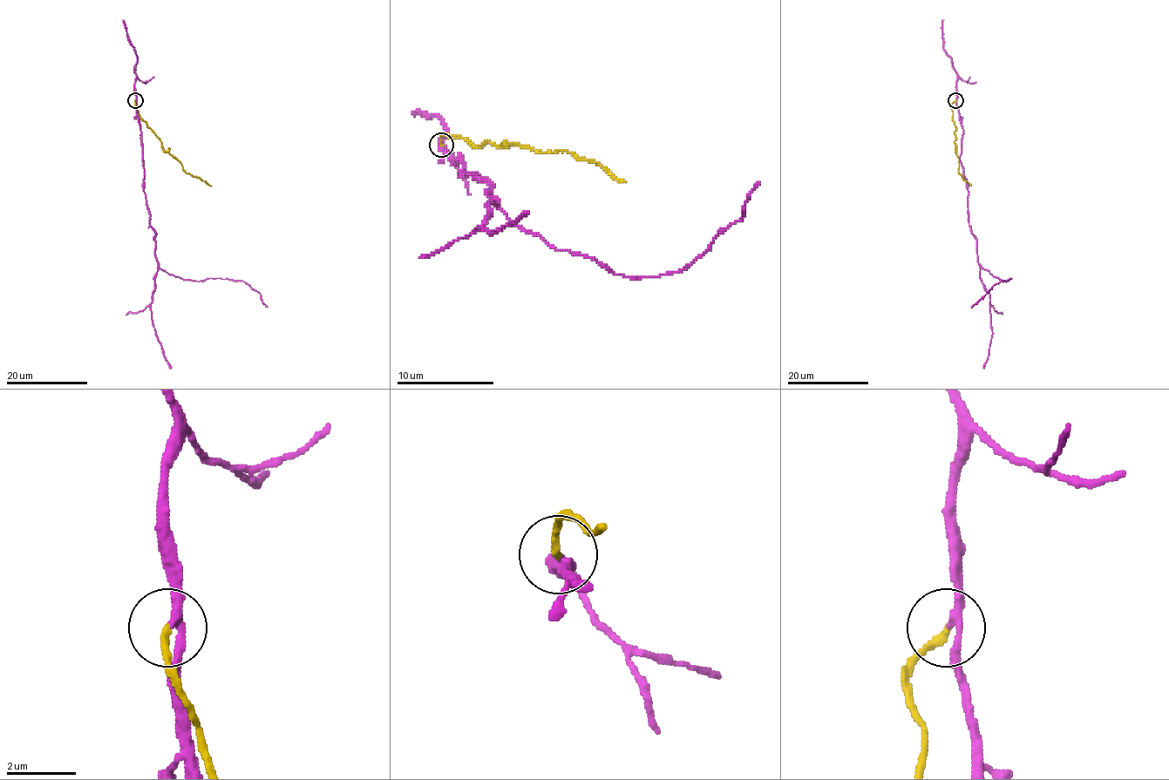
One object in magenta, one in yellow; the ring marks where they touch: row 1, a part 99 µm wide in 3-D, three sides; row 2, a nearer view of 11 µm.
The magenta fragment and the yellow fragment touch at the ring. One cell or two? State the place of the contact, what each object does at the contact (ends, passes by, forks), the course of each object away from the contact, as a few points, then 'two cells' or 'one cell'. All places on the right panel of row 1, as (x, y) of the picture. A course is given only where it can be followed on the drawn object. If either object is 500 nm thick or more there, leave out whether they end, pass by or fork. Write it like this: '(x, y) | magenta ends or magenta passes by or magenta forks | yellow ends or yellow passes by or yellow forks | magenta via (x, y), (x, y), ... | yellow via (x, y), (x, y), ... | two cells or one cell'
(955, 100) | magenta passes by | yellow ends | magenta via (955, 100), (962, 129), (960, 163), (977, 261), (1002, 281), (1010, 278), (971, 308) | yellow via (955, 100), (952, 104), (955, 132), (954, 149), (959, 159), (958, 172), (971, 186) | two cells

